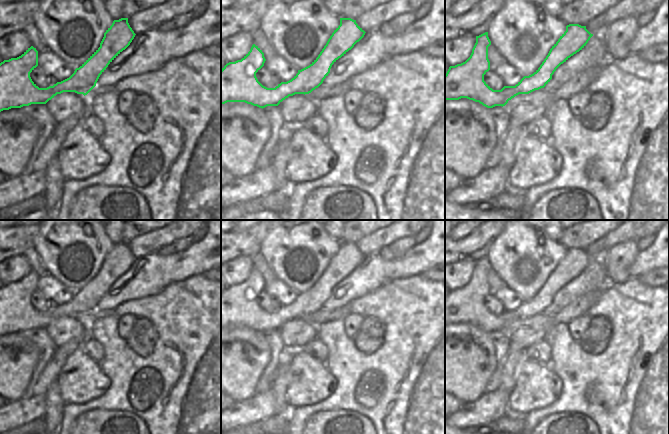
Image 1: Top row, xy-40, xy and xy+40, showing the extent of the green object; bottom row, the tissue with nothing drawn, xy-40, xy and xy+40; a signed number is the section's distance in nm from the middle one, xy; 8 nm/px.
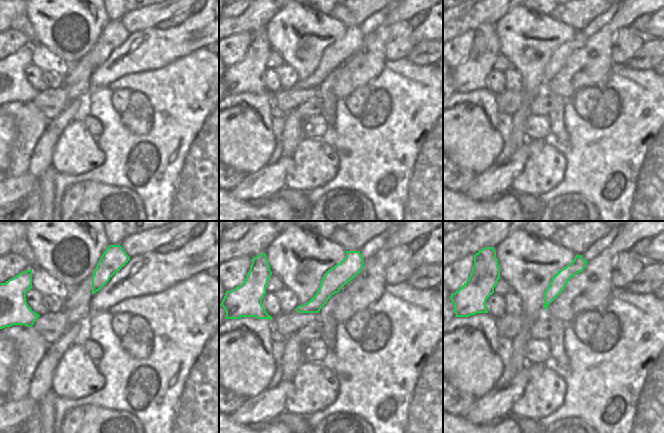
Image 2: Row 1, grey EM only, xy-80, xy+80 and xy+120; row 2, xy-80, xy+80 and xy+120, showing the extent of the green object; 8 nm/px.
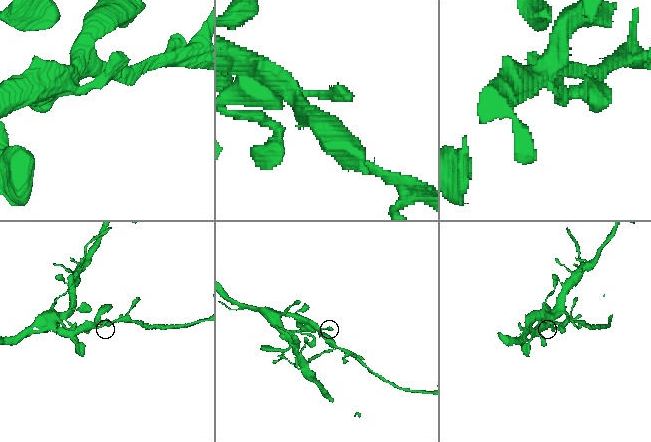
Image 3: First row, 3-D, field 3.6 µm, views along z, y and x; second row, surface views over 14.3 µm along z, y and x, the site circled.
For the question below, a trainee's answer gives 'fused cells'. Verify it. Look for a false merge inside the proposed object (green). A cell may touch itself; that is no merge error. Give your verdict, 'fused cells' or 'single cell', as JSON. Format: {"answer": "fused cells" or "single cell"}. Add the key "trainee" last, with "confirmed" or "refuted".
{"answer": "single cell", "trainee": "refuted"}

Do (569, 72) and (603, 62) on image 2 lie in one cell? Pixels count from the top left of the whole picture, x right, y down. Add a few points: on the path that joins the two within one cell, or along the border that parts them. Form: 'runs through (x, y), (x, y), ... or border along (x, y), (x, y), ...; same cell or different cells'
runs through (577, 68), (584, 63), (595, 62); same cell

